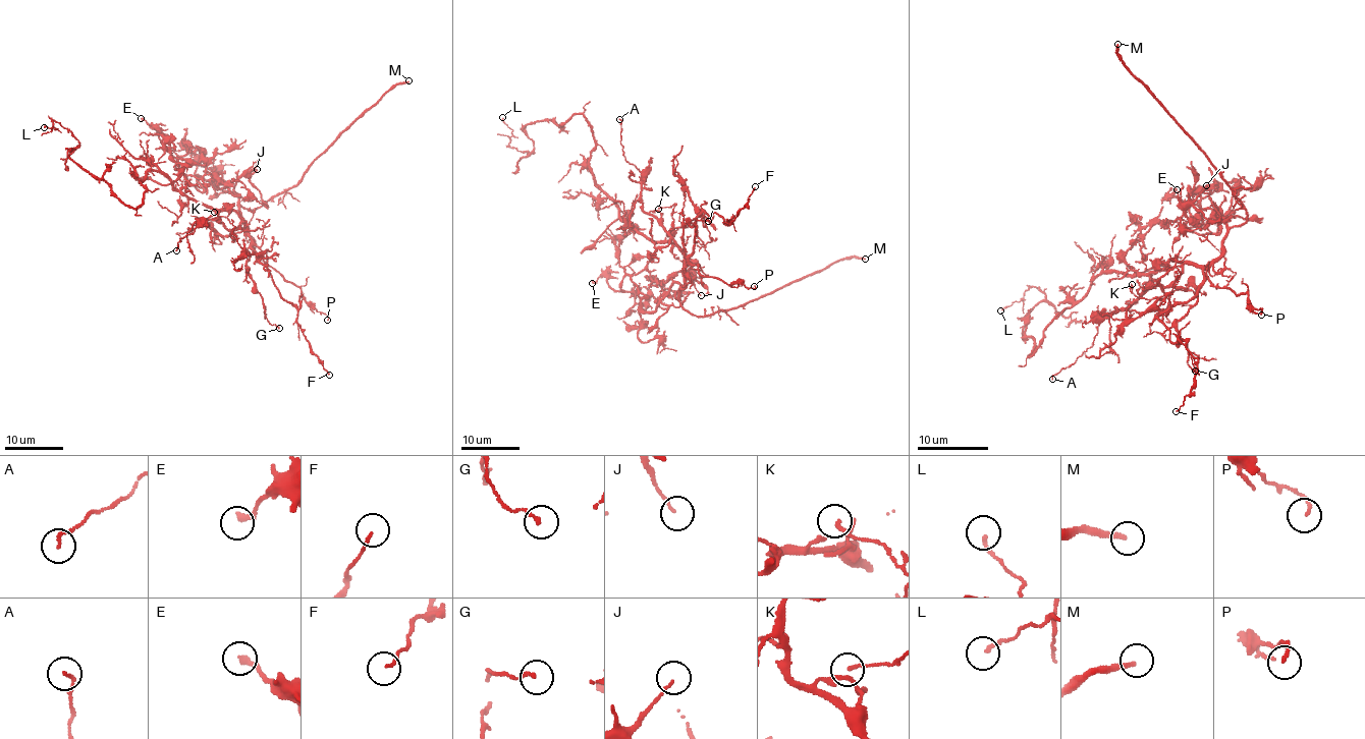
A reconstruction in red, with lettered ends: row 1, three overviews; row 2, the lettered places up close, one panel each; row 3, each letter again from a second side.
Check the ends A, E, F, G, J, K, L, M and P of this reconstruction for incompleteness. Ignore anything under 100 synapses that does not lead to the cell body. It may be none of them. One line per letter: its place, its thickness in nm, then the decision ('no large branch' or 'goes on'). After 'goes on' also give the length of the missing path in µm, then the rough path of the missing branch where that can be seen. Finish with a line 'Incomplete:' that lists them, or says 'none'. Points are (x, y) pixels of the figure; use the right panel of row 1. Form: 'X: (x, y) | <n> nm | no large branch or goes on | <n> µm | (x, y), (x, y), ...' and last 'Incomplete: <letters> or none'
A: (1052, 379) | 110 nm | no large branch
E: (1177, 189) | 280 nm | no large branch
F: (1176, 411) | 100 nm | no large branch
G: (1195, 371) | 160 nm | no large branch
J: (1206, 185) | 110 nm | no large branch
K: (1132, 284) | 140 nm | no large branch
L: (1000, 310) | 140 nm | no large branch
M: (1117, 44) | 200 nm | goes on | 15 µm | (1117, 44), (1116, 34), (1102, 12), (1094, 6), (1079, 3)
P: (1261, 315) | 130 nm | no large branch
Incomplete: M

